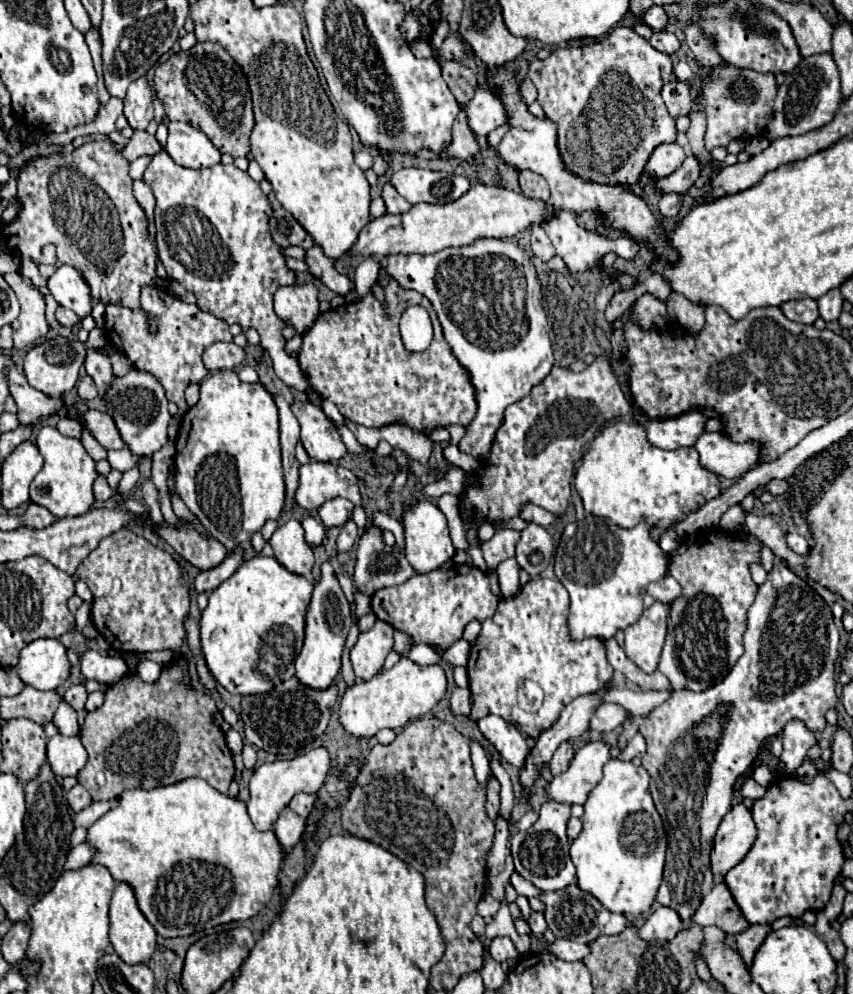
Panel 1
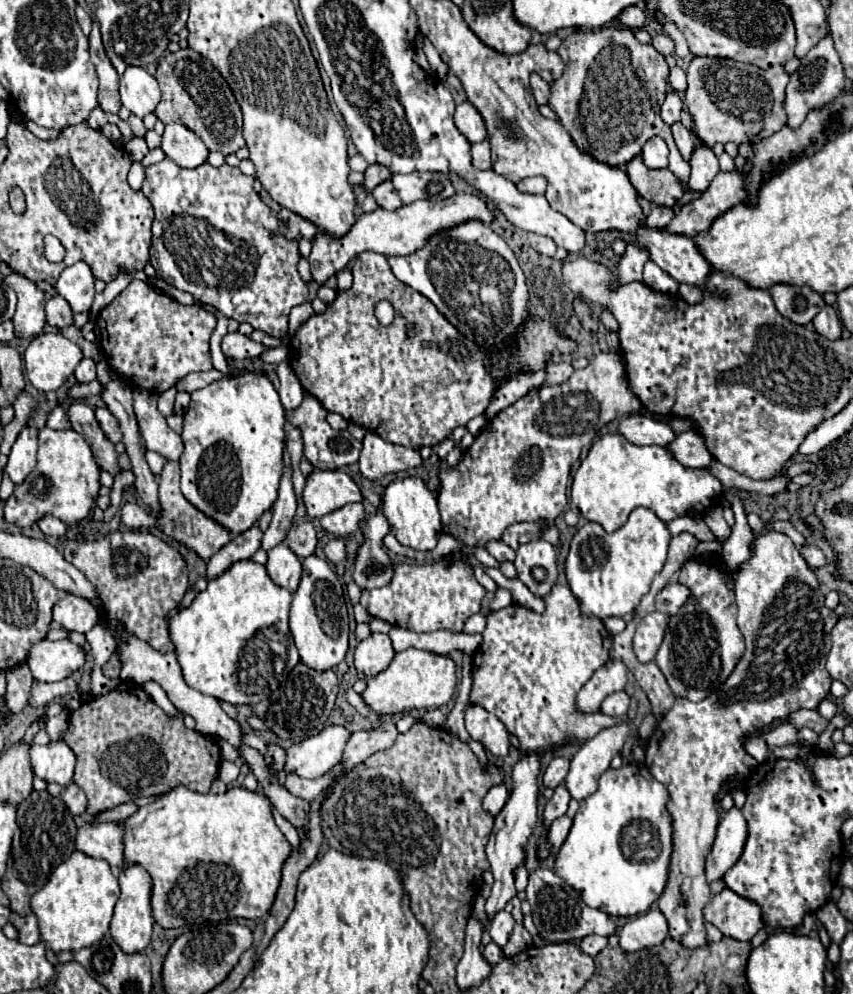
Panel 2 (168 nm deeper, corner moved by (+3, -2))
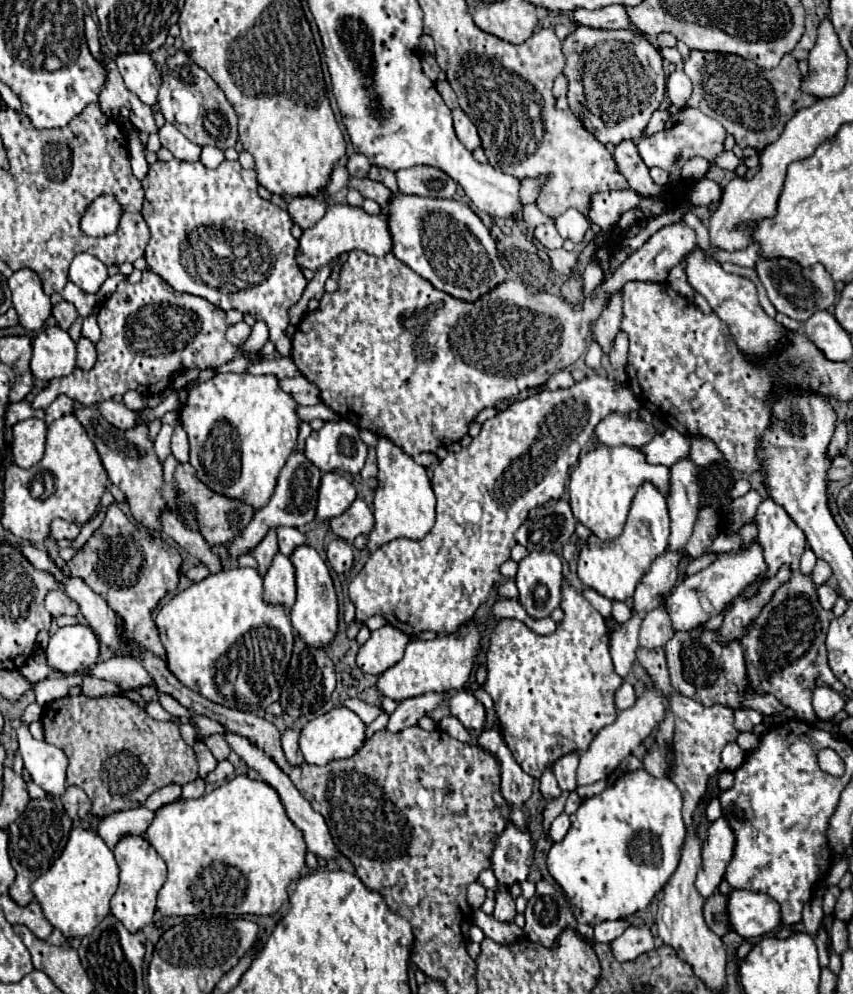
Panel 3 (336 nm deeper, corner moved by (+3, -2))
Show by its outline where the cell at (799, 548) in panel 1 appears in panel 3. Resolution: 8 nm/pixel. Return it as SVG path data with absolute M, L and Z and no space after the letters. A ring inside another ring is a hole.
M819 559L817 561L817 565L815 565L815 569L813 569L813 573L811 573L811 577L813 577L813 581L815 581L815 585L817 587L821 587L829 577L831 577L831 567L829 567L829 563L825 563L823 559Z

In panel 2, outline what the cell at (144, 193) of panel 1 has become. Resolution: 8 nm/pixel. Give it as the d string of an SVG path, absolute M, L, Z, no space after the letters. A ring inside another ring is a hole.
M133 163L131 165L131 169L129 169L129 185L133 187L133 189L141 189L141 183L143 183L143 179L145 179L145 167L141 165L141 163Z

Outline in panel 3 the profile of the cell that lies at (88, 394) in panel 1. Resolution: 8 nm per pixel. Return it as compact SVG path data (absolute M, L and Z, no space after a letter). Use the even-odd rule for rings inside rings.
M79 339L77 343L77 367L89 371L95 365L97 353L95 353L95 345L89 339Z

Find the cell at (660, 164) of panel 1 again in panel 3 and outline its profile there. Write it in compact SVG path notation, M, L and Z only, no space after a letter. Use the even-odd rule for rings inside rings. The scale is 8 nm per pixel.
M683 107L683 111L679 115L669 117L663 131L659 131L657 135L651 135L651 137L643 137L637 143L637 149L647 167L661 167L661 169L671 171L677 157L683 151L687 151L689 147L693 147L693 157L701 155L701 157L713 161L723 151L723 141L725 141L725 129L715 119L709 119L705 113L701 113L697 109Z

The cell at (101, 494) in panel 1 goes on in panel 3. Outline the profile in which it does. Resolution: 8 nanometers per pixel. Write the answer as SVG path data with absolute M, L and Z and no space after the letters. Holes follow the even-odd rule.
M111 503L107 507L103 525L81 547L81 551L71 561L67 561L67 565L71 575L81 577L115 609L115 613L123 619L125 629L133 635L133 639L137 639L137 643L149 647L153 655L165 661L165 647L151 615L159 601L177 589L181 561L183 557L177 547L163 543L159 537L151 535L149 529L135 527L117 507L117 503Z

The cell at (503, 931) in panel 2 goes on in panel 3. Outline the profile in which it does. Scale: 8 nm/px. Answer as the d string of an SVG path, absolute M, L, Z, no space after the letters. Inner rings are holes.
M503 887L497 889L495 893L495 911L493 911L493 917L495 919L501 919L501 923L515 923L515 901L511 899L509 891L505 891Z

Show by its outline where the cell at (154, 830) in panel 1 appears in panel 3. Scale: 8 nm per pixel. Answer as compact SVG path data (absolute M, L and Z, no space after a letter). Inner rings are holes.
M237 775L235 779L227 781L225 785L213 789L211 793L207 793L207 795L199 797L199 799L177 799L177 801L161 805L155 811L153 823L147 827L143 837L159 853L159 857L167 865L167 881L159 891L161 895L157 899L157 909L159 909L161 915L169 915L169 917L177 917L177 915L181 915L181 917L185 917L185 915L245 915L245 913L251 913L251 915L275 915L283 907L287 897L289 897L287 895L289 885L295 879L299 879L301 871L305 869L305 841L303 841L303 835L289 821L289 817L285 815L285 809L281 805L279 795L267 783L251 781L249 777L243 777L243 775Z

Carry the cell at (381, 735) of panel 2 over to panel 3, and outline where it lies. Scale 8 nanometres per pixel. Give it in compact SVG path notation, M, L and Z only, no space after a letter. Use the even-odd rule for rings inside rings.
M427 693L427 695L419 695L419 697L413 697L413 699L405 699L399 703L399 707L395 709L395 713L389 717L389 723L387 723L387 731L389 733L399 733L411 725L417 723L419 717L431 713L443 699L445 695L441 693Z

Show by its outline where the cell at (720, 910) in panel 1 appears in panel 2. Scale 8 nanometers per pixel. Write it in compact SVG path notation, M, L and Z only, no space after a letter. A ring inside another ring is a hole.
M727 887L711 897L709 907L705 909L705 921L737 941L751 941L751 937L765 925L761 919L761 907Z

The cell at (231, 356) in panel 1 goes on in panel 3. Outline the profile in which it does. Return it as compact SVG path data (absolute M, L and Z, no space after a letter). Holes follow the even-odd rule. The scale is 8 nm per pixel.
M241 321L237 325L231 325L227 329L227 341L233 343L233 345L243 345L249 335L251 335L251 327L245 321Z

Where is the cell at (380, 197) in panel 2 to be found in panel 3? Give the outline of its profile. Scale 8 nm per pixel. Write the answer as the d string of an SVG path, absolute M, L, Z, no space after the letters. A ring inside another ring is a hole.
M353 177L351 179L351 183L349 183L349 187L353 187L353 189L357 189L365 199L373 199L373 201L377 201L379 205L381 205L381 209L385 211L387 207L389 207L389 203L391 203L391 199L393 199L393 191L391 189L387 189L383 183L377 183L377 181L371 181L371 179L357 179L357 177Z

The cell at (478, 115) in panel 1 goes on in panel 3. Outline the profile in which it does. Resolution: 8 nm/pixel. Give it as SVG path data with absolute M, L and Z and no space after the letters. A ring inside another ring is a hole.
M461 107L453 109L453 125L455 125L455 133L459 137L459 141L469 149L477 149L481 145L479 133L475 129L475 125L471 123L471 119L465 115L465 111L461 111Z

